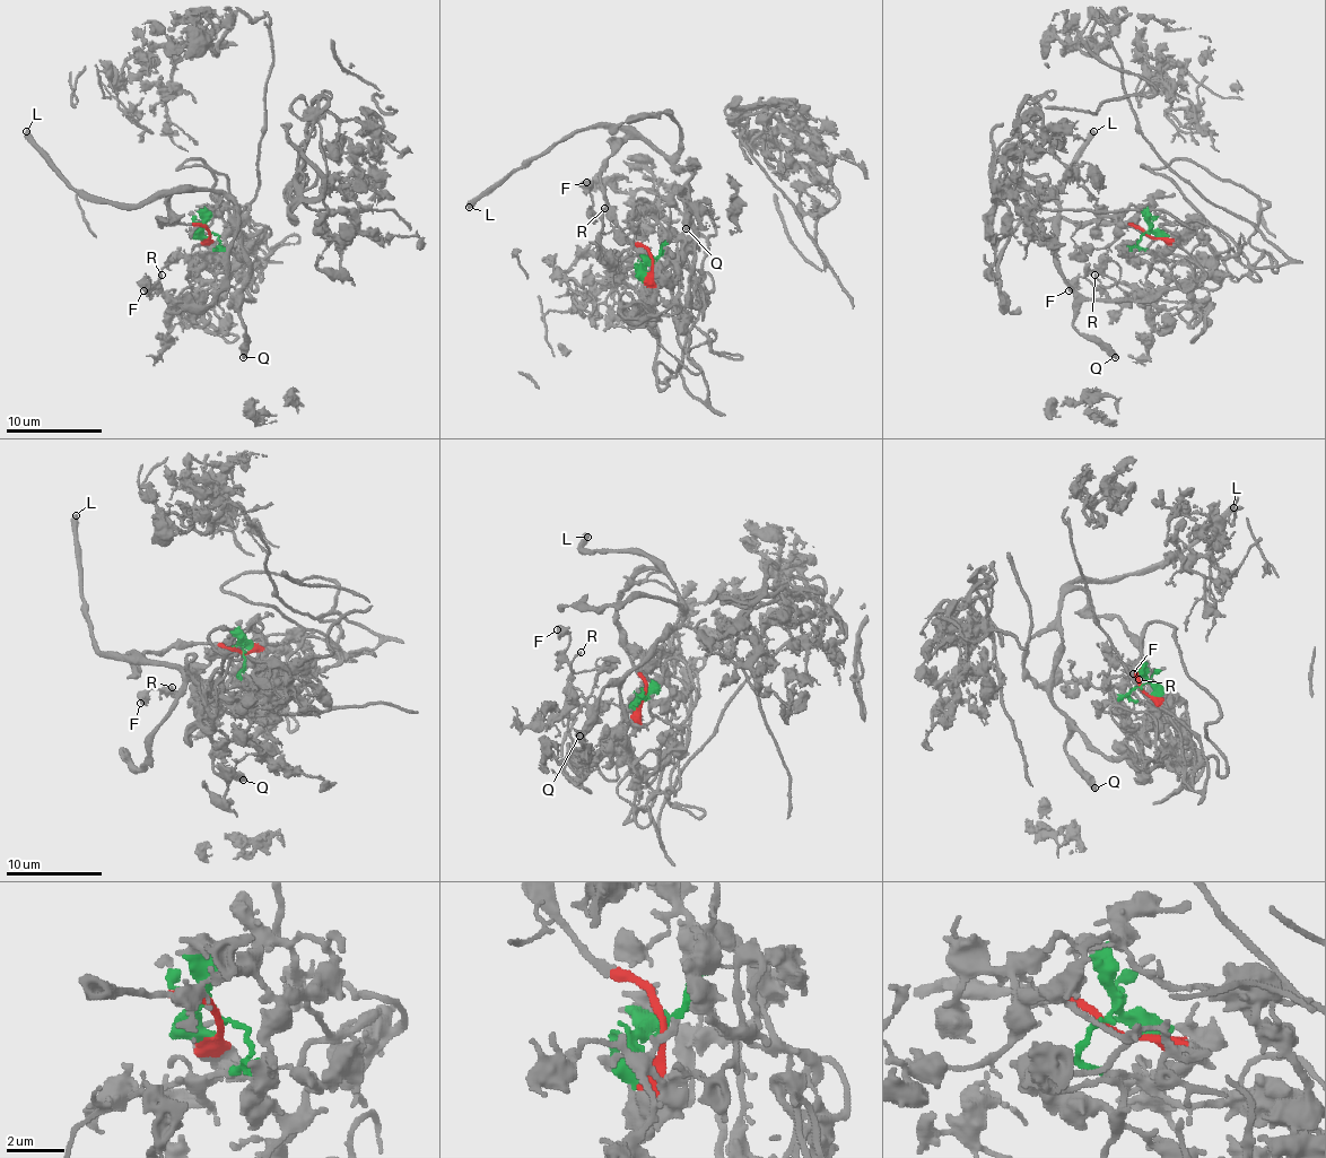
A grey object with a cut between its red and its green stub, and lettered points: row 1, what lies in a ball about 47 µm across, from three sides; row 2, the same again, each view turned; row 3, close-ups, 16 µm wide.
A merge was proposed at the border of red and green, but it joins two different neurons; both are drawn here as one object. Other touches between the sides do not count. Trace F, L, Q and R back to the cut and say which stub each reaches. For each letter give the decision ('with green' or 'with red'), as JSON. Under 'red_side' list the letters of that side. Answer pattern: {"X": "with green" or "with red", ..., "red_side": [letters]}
{"F": "with green", "L": "with red", "Q": "with red", "R": "with green", "red_side": ["L", "Q"]}

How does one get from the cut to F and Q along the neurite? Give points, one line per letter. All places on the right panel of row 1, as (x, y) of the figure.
F: (1146, 233), (1130, 252), (1149, 267), (1151, 288), (1140, 301), (1130, 286), (1080, 276), (1067, 290)
Q: (1146, 233), (1039, 219), (1024, 188), (1056, 205), (1056, 260), (1075, 297), (1073, 327), (1116, 357)

